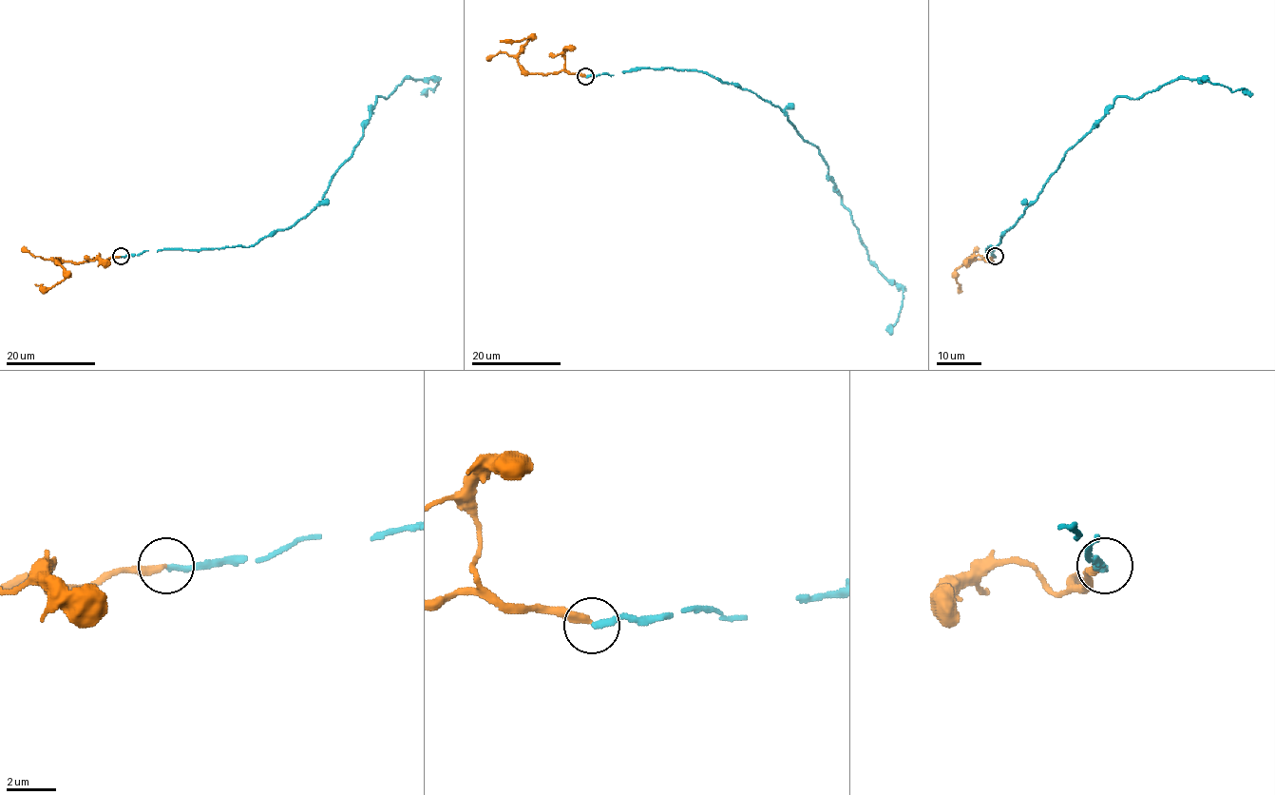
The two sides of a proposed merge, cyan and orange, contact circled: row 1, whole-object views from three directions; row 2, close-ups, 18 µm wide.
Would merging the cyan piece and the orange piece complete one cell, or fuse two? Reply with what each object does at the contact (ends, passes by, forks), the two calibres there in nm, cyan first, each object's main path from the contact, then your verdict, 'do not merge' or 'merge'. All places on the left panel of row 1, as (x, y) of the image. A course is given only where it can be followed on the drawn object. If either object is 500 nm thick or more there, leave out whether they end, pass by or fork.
cyan ends there; orange ends there; 200 nm thick on the cyan side, 280 nm on the other; cyan runs (120, 256), (254, 246), (291, 227), (323, 198), (375, 97), (386, 99), (405, 79), (435, 79), (425, 94); orange runs (120, 256), (73, 262), (53, 260), (64, 271), (64, 279), (50, 287), (35, 284); do not merge

